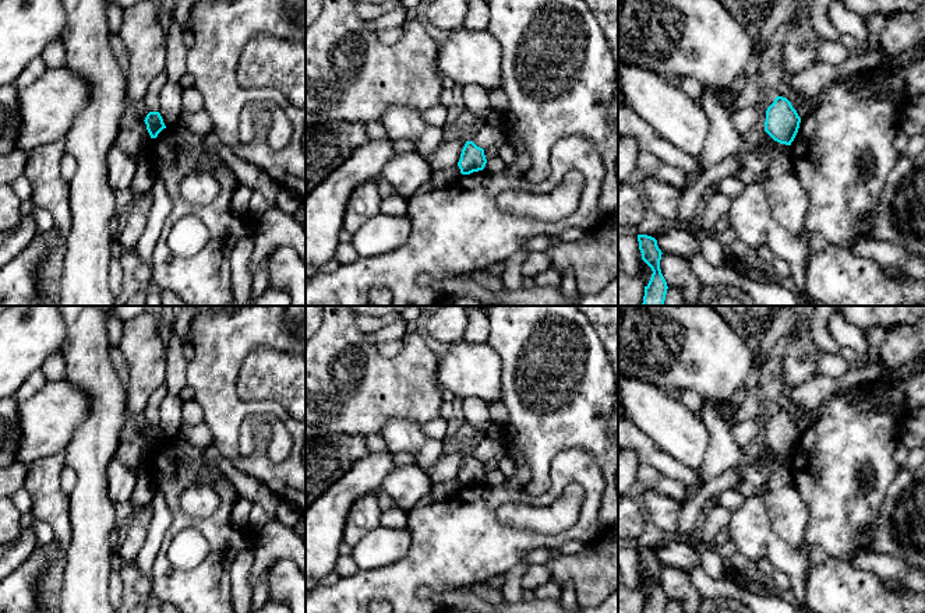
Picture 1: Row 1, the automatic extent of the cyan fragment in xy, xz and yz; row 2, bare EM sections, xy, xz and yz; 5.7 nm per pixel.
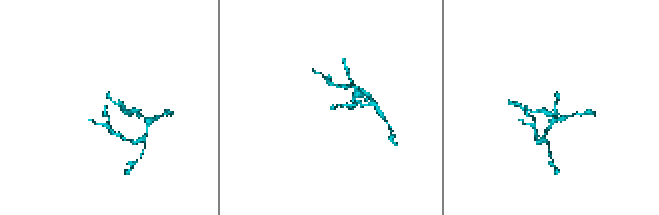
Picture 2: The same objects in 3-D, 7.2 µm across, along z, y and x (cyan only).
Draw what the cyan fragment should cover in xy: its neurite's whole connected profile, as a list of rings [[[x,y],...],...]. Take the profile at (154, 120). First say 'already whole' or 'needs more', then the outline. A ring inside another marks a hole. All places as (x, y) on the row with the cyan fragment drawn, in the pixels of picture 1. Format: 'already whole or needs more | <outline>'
already whole | [[[149,112],[145,117],[146,130],[151,138],[156,138],[158,134],[166,128],[163,119],[159,112]]]

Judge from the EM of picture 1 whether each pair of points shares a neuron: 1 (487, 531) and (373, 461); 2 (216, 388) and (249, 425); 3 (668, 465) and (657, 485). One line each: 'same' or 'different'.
1: different
2: different
3: different

